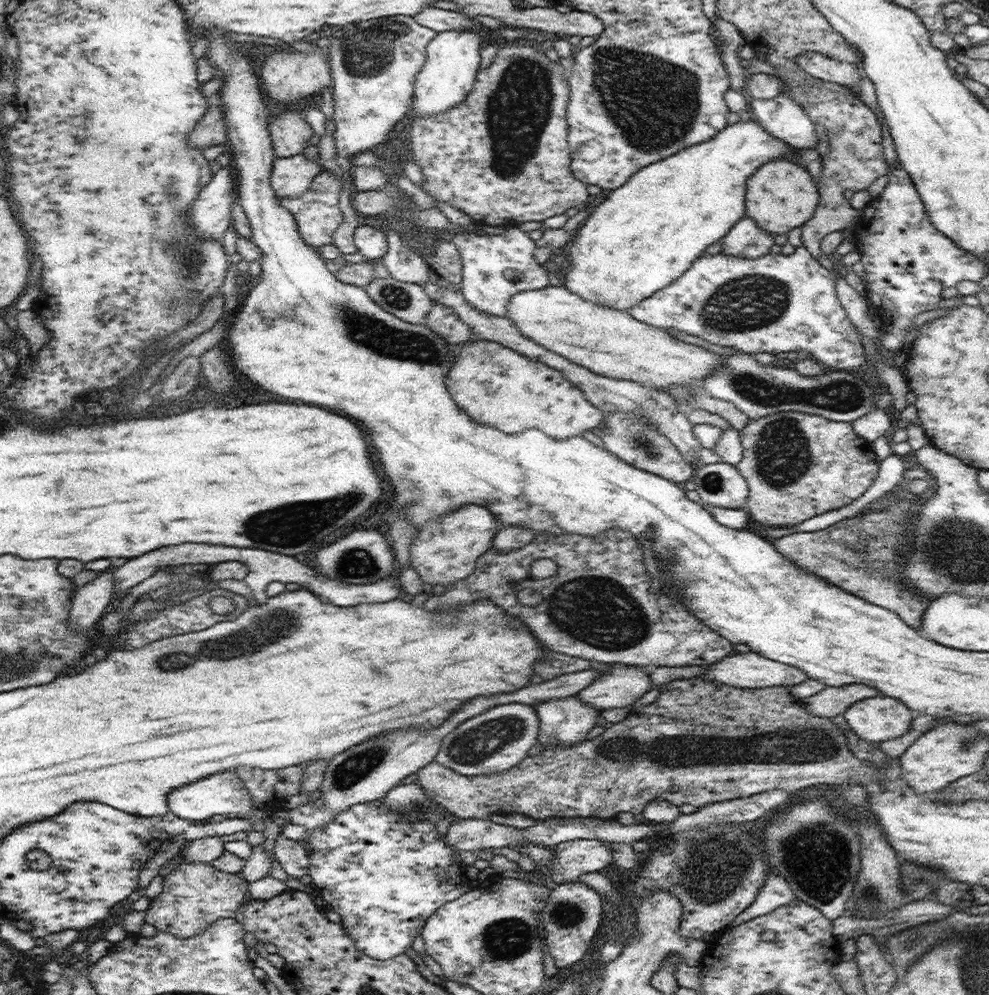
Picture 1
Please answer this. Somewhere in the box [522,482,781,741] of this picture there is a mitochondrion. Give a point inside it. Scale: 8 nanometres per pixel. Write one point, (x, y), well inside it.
(600, 612)

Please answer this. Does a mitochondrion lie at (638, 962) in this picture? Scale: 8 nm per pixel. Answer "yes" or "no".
no

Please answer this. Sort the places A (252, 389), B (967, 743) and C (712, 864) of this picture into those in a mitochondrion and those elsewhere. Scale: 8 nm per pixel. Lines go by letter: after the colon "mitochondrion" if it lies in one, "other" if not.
A: other
B: mitochondrion
C: mitochondrion

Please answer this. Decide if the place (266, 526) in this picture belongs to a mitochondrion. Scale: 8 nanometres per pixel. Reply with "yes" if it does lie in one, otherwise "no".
yes

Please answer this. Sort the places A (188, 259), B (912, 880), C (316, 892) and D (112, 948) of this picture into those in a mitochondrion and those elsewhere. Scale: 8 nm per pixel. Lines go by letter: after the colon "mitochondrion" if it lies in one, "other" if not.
A: mitochondrion
B: mitochondrion
C: other
D: other

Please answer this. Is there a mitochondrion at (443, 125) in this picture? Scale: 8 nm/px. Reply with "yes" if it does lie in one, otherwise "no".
no

